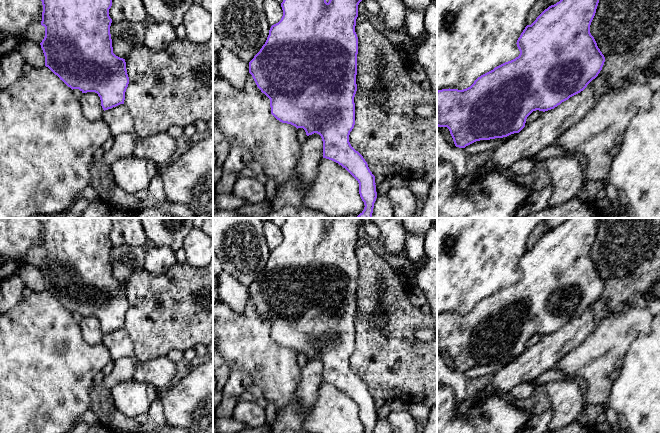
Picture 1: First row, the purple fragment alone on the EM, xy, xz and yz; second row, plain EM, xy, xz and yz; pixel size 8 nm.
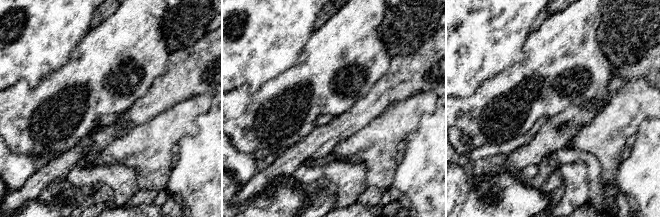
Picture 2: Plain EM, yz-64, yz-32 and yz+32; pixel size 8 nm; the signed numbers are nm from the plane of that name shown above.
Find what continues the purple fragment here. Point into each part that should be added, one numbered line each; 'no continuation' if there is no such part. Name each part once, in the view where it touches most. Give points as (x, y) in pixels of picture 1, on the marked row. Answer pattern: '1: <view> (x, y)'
no continuation

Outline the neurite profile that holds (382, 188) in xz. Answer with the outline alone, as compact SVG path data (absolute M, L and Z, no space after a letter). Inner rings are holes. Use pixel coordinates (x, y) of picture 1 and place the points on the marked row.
M383 181L382 183L376 183L376 192L377 195L387 195L388 191L390 190L390 185L388 181Z

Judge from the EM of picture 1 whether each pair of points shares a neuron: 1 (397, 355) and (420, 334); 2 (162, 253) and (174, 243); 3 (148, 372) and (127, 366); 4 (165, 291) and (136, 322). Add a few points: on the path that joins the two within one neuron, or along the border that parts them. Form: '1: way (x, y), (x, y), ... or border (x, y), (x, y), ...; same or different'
1: border (417, 328), (415, 336), (420, 341), (426, 342); different
2: border (149, 243), (155, 246), (166, 246), (174, 252); different
3: border (135, 368), (136, 370); different
4: way (157, 297), (154, 299), (153, 305), (144, 314); same

